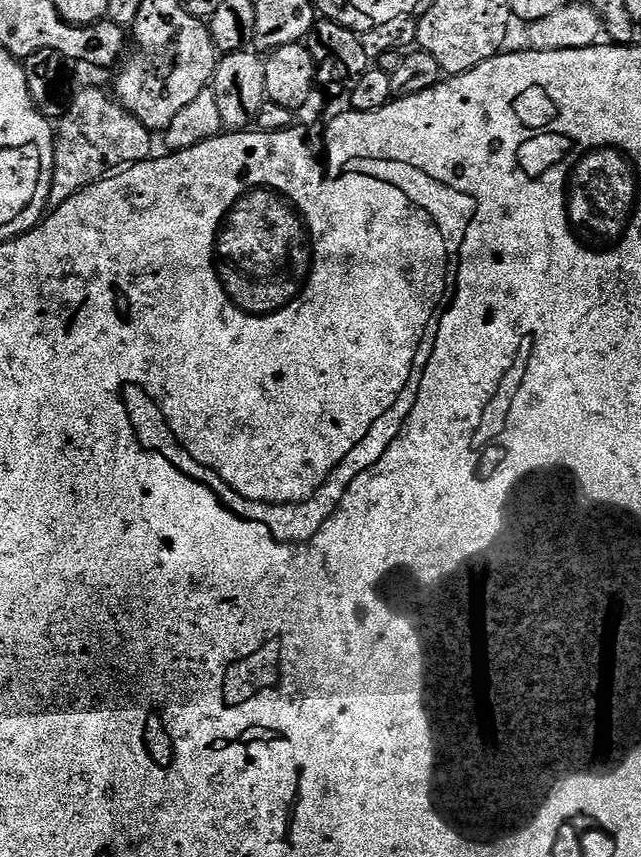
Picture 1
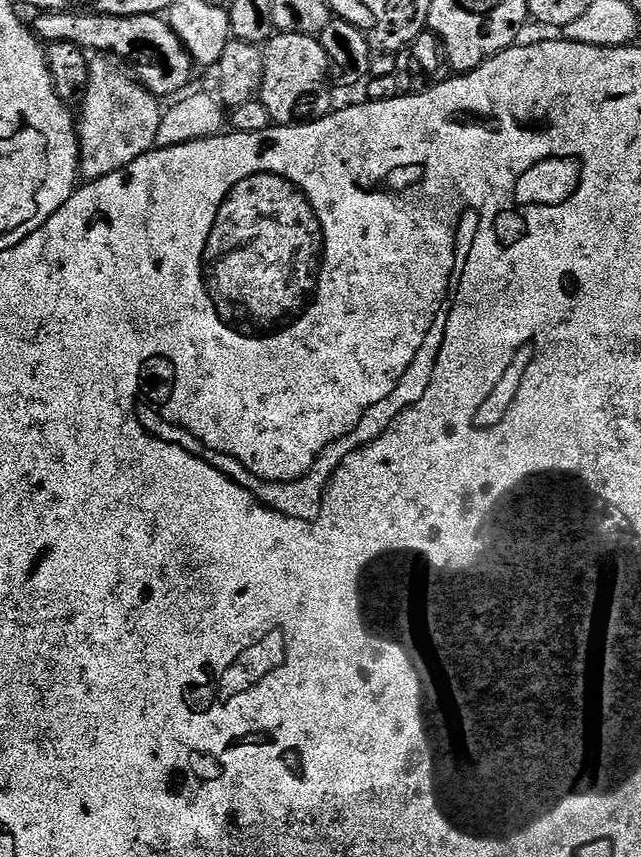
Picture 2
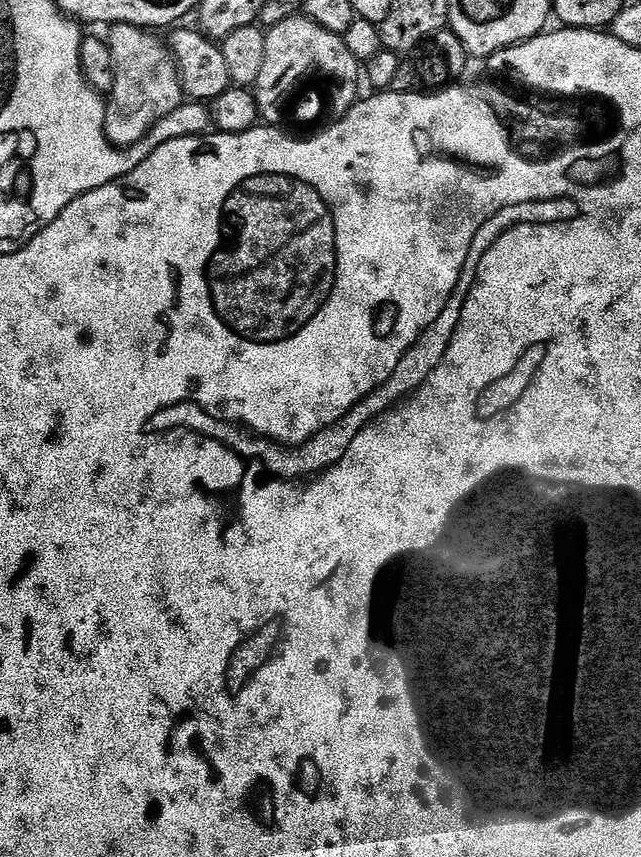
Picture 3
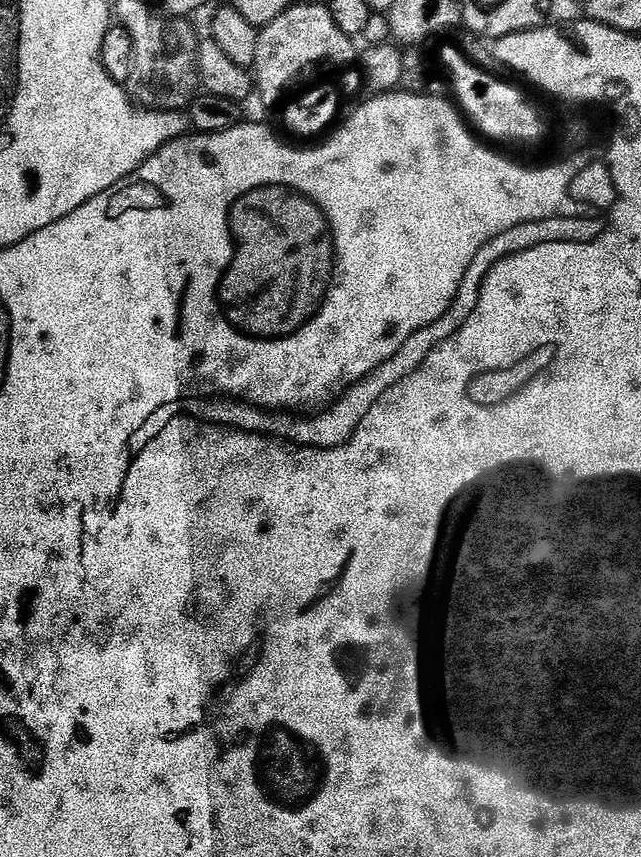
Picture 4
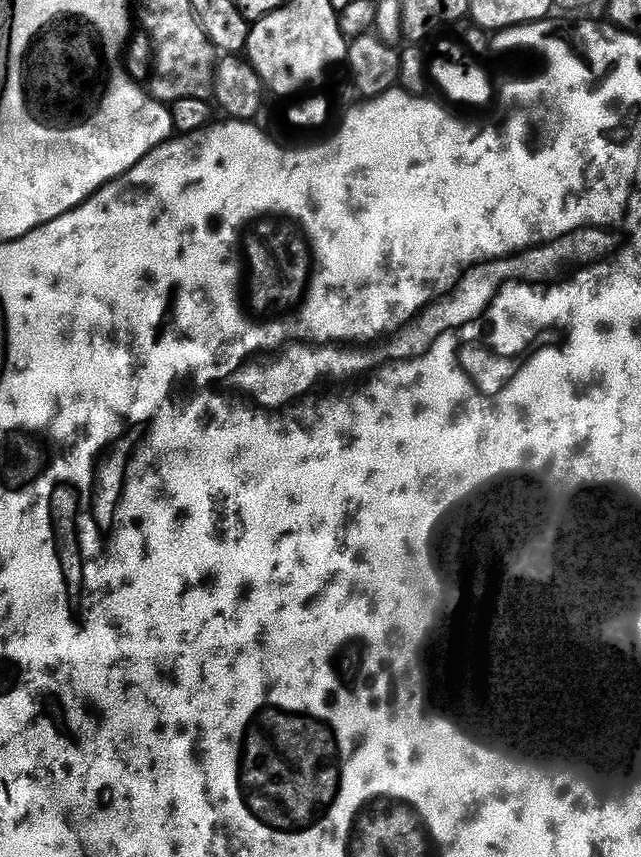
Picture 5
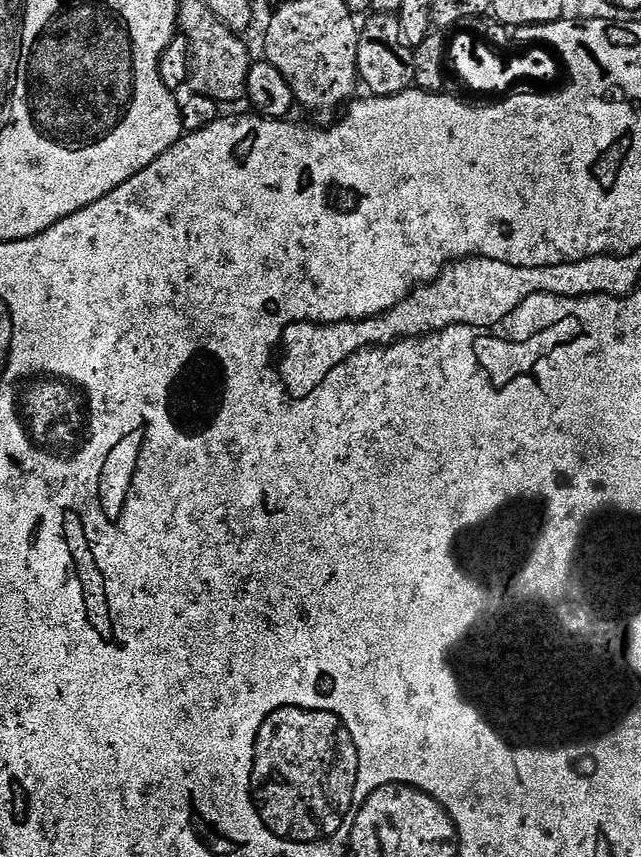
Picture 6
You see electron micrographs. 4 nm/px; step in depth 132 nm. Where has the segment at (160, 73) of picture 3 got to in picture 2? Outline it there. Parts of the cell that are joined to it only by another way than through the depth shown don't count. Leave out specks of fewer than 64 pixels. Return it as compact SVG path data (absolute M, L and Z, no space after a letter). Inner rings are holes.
M96 54L89 59L88 65L90 66L90 82L86 86L83 100L78 105L76 137L80 139L80 176L85 181L91 182L106 178L130 166L137 158L156 148L162 104L157 97L144 89L139 80L133 78L127 71L120 72L121 65L115 59L104 54Z

